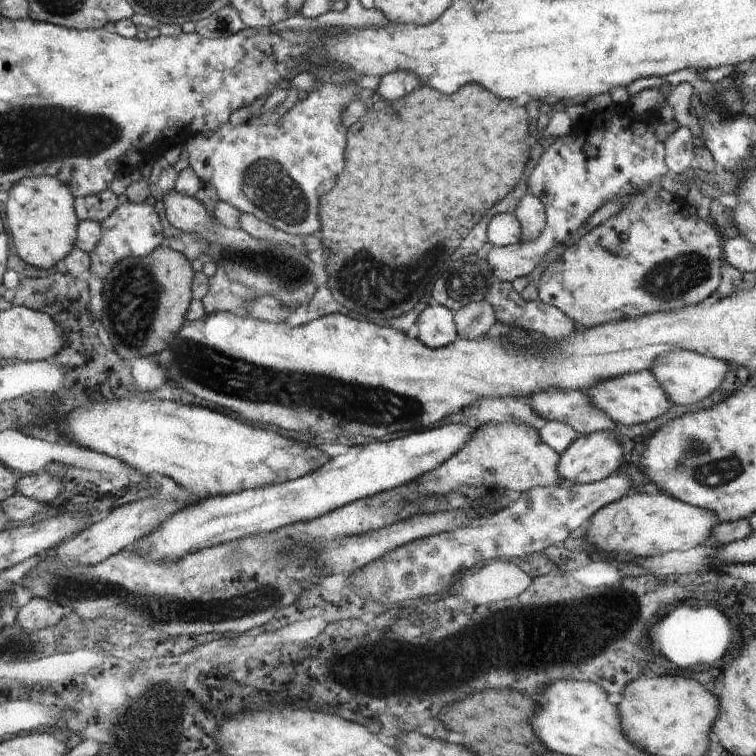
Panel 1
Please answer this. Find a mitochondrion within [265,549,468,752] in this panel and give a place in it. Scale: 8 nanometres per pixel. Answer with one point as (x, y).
(337, 663)

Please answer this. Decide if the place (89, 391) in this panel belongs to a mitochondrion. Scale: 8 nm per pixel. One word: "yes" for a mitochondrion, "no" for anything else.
no

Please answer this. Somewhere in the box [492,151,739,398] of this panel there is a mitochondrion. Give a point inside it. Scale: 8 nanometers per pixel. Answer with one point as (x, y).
(668, 282)

